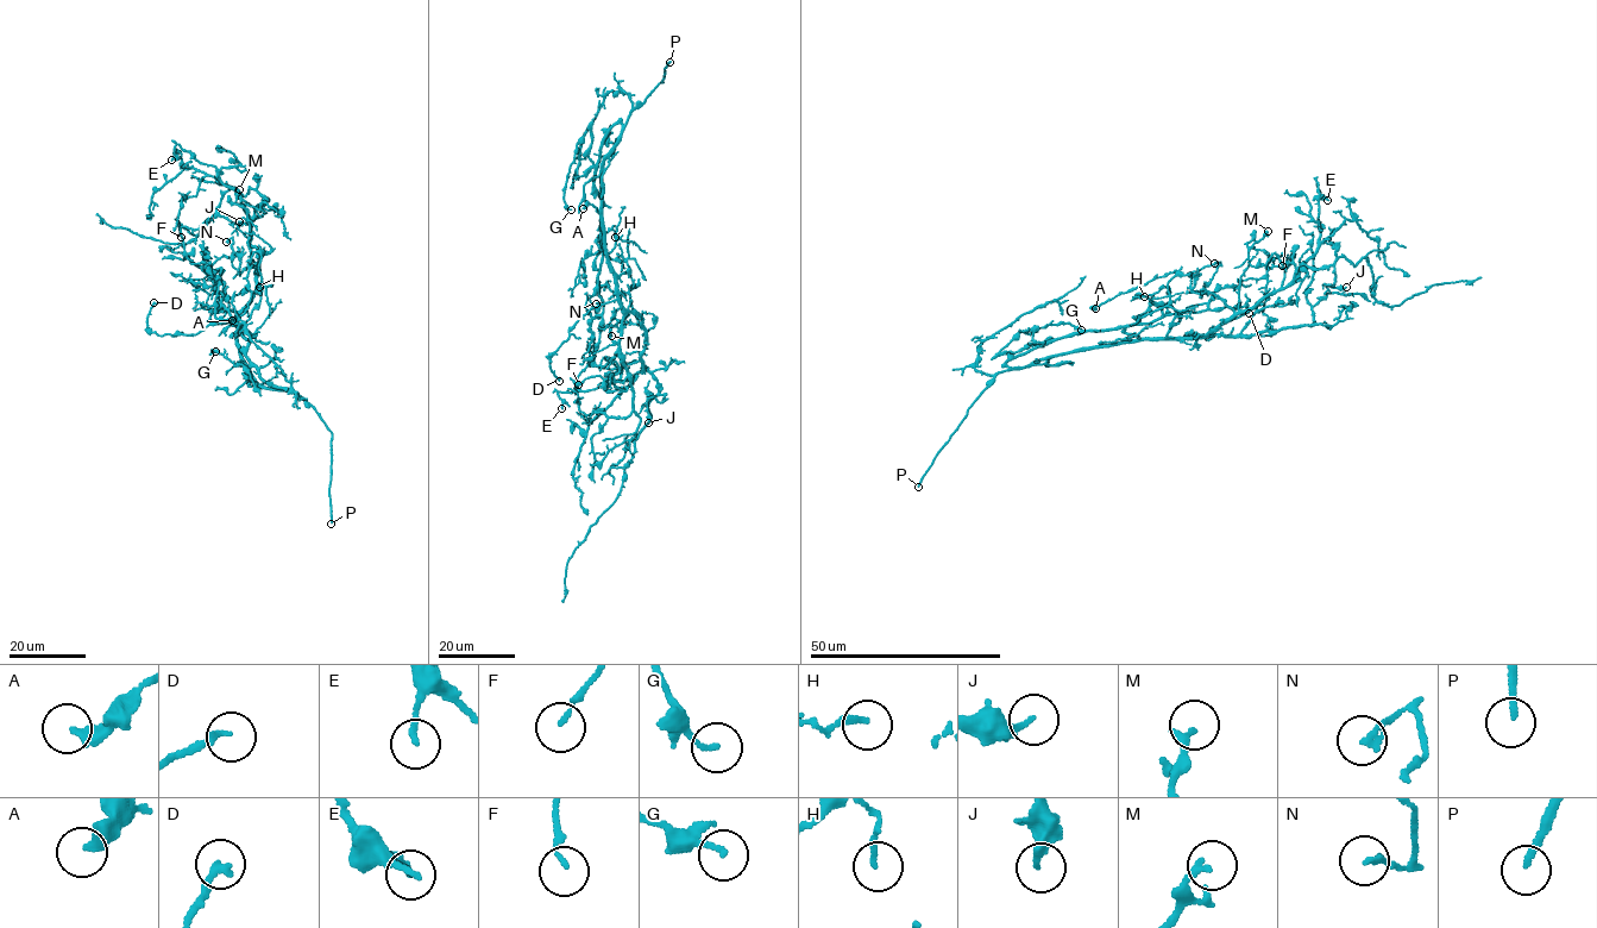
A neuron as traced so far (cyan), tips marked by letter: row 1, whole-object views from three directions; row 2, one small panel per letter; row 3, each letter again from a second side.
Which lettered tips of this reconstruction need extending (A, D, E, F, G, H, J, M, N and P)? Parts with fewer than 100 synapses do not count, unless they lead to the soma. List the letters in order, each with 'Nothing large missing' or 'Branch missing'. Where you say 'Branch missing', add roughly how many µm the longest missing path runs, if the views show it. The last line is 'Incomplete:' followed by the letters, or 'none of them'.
A: Nothing large missing
D: Nothing large missing
E: Nothing large missing
F: Nothing large missing
G: Nothing large missing
H: Nothing large missing
J: Nothing large missing
M: Nothing large missing
N: Nothing large missing
P: Branch missing. Missing length about 60 µm
Incomplete: P

